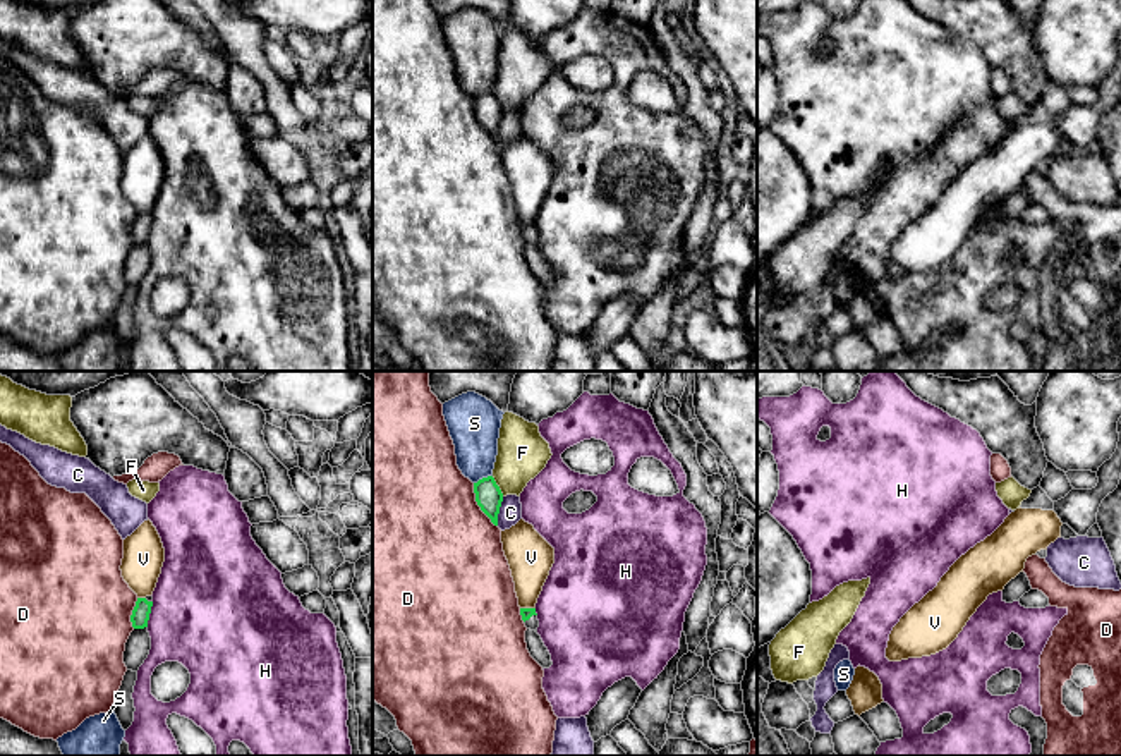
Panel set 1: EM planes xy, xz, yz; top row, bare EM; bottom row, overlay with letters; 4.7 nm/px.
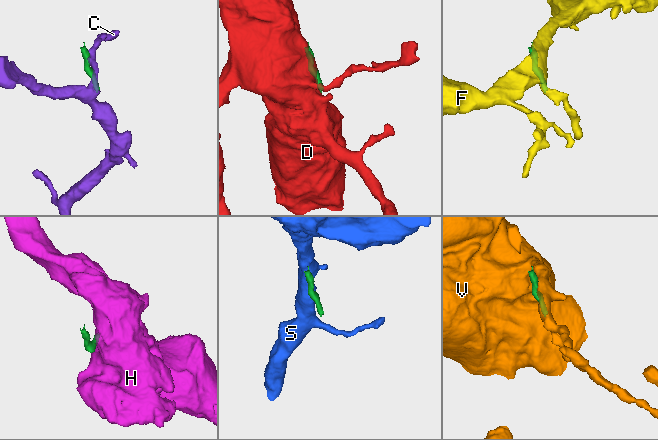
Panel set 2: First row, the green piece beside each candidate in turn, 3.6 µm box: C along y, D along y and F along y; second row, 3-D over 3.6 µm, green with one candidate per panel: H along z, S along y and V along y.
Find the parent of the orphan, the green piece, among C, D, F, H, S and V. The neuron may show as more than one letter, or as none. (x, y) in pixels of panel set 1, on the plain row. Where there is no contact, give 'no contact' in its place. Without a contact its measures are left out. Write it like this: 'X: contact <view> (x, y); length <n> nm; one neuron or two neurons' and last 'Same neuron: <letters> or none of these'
C: contact xz (498, 126); length 140 nm; two neurons
D: contact xz (478, 119); length 240 nm; two neurons
F: contact xz (498, 102); length 110 nm; two neurons
H: contact xy (148, 229); length 130 nm; two neurons
S: contact xz (483, 93); length 100 nm; two neurons
V: contact xy (141, 213); length 40 nm; two neurons
Same neuron: none of these

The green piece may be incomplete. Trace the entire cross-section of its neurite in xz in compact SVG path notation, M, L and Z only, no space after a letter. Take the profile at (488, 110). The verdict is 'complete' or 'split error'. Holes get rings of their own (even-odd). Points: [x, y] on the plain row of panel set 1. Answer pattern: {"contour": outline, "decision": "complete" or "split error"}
{"contour": "M493 91L482 93L474 98L476 117L481 125L498 141L498 129L503 117L503 108Z", "decision": "complete"}

